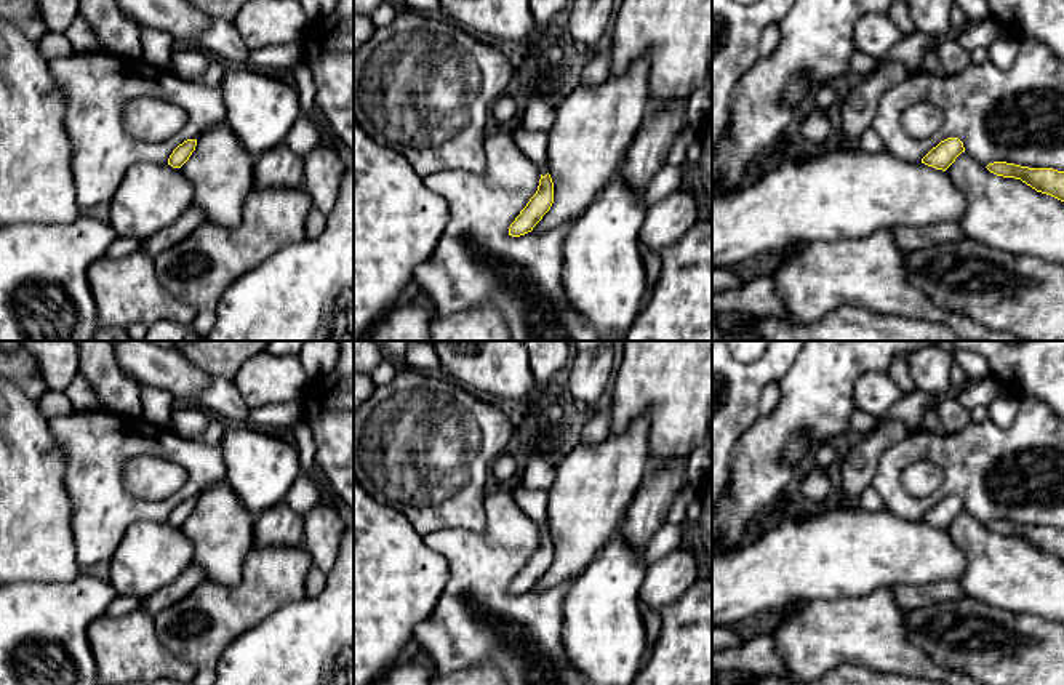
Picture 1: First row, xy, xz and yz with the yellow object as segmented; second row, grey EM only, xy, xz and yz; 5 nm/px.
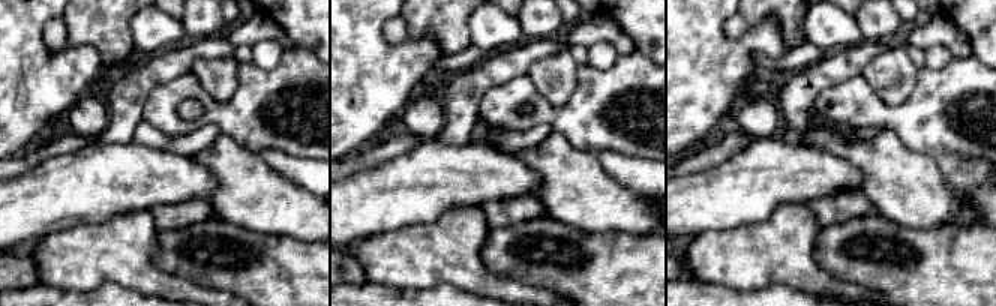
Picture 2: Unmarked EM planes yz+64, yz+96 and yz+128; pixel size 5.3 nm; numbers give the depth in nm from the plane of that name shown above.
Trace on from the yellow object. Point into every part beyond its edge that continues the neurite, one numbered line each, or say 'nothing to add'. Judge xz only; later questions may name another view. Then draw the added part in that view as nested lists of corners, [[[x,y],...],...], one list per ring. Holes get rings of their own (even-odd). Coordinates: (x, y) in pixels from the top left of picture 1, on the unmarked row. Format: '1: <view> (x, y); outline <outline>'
1: xz (533, 503); outline [[[522,485],[515,487],[512,496],[518,507],[530,515],[539,527],[539,531],[546,535],[549,531],[549,520],[547,520],[547,491],[536,491],[526,490]]]

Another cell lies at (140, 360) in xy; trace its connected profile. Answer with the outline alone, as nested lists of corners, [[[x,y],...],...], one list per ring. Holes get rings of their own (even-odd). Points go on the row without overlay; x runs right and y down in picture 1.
[[[117,341],[115,357],[122,373],[138,384],[168,391],[176,403],[186,403],[211,383],[210,375],[195,368],[179,347],[158,347],[149,341]]]

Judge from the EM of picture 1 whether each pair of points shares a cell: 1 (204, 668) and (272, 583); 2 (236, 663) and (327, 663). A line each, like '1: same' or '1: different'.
1: same
2: same

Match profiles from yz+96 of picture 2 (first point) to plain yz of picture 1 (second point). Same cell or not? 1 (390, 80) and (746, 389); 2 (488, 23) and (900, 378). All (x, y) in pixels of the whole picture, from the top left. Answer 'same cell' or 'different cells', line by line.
1: same cell
2: different cells

